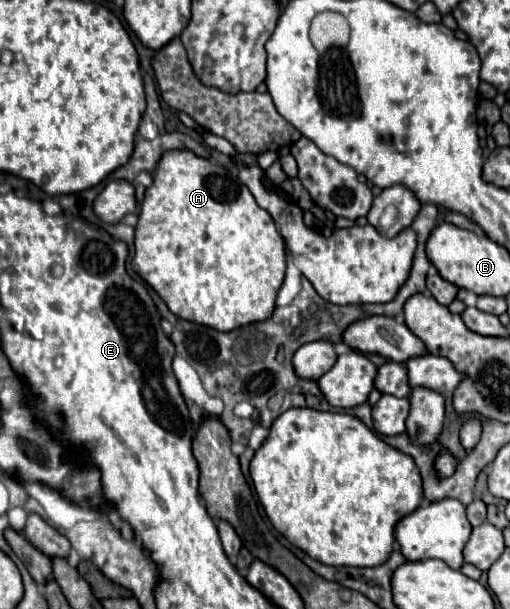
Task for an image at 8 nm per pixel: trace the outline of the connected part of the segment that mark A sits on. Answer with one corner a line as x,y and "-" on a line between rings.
173,150
173,152
165,152
157,170
155,170
155,178
153,178
153,186
147,188
145,192
145,200
141,204
141,212
139,212
139,222
135,226
135,258
131,262
131,268
163,298
163,302
169,306
169,310
189,322
195,324
203,324
209,328
215,328
219,332
231,332
235,328
241,328
245,324
253,324
253,322
261,322
267,320
273,310
275,310
275,300
277,300
277,292
283,284
285,278
285,268
287,268
287,254
285,254
285,240
279,234
271,214
267,210
263,210
261,206
257,206
253,194
249,192
249,188
225,166
219,164
211,164
205,158
195,156
189,150

